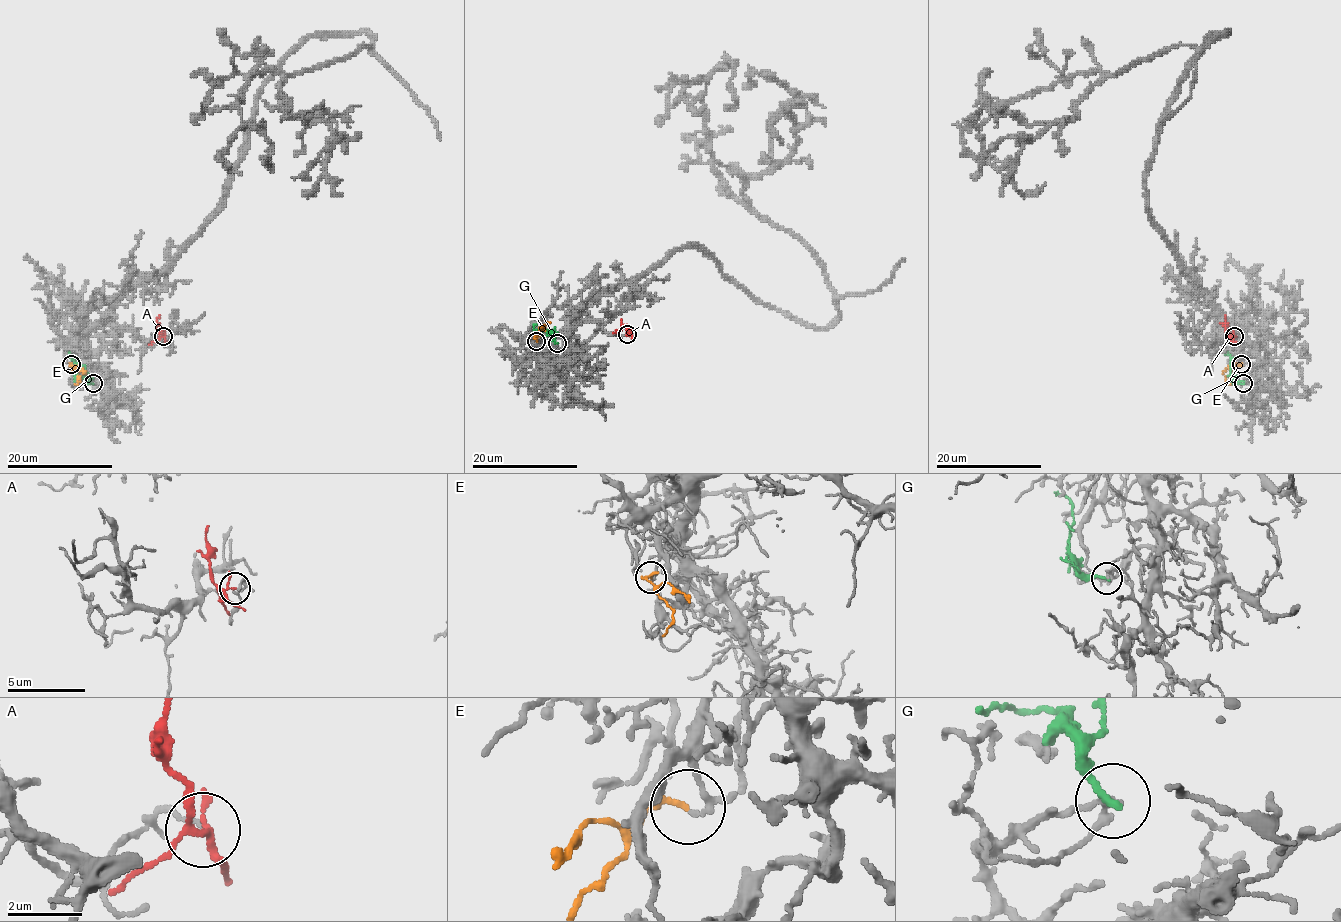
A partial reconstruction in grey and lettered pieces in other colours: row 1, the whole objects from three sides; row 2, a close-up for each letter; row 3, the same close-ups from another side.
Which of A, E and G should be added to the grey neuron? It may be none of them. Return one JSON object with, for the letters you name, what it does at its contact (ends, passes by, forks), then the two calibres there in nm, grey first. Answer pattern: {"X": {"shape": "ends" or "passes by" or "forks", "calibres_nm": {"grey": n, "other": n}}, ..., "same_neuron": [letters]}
{"E": {"shape": "ends", "calibres_nm": {"grey": 120, "other": 150}}, "same_neuron": ["E"]}

